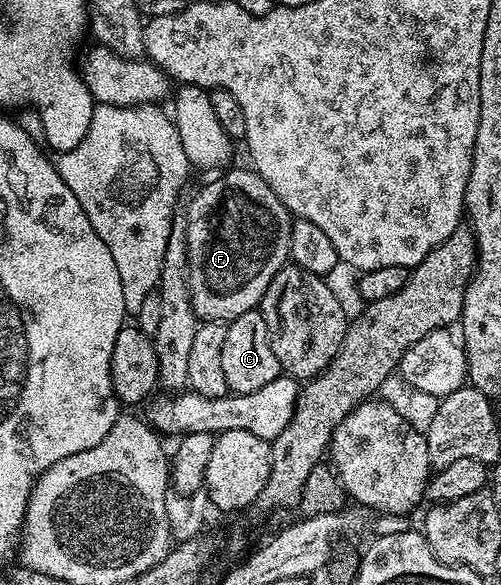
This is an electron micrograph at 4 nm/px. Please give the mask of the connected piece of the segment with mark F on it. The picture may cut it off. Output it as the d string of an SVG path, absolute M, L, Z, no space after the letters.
M253 169L222 172L220 179L207 183L187 207L187 288L200 321L230 321L241 313L254 311L263 299L269 281L288 262L292 220L287 207Z

